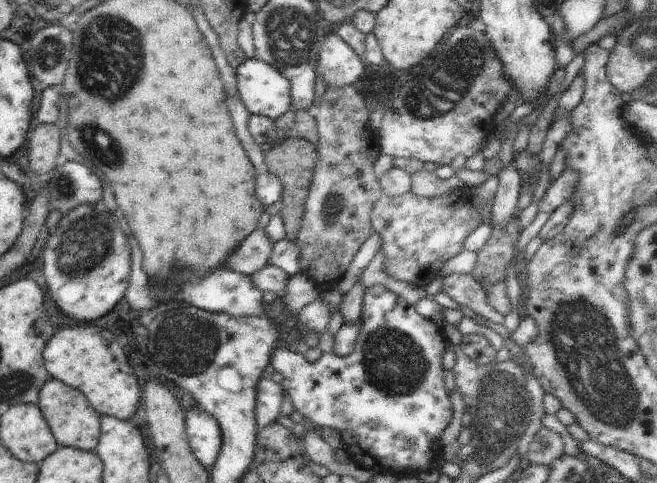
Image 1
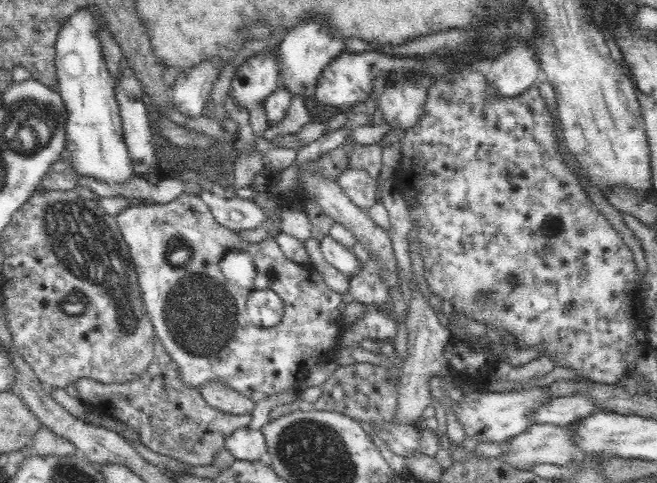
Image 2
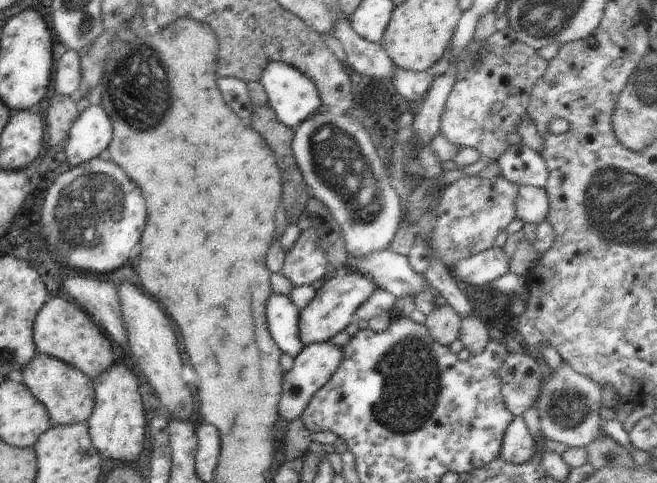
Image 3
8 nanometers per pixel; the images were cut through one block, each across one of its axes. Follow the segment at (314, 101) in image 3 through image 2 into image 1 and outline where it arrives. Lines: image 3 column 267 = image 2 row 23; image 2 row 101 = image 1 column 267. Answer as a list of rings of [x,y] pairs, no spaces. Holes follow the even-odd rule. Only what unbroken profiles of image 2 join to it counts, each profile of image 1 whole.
[[[254,57],[235,69],[240,100],[251,115],[276,120],[292,109],[290,80],[267,62]]]

